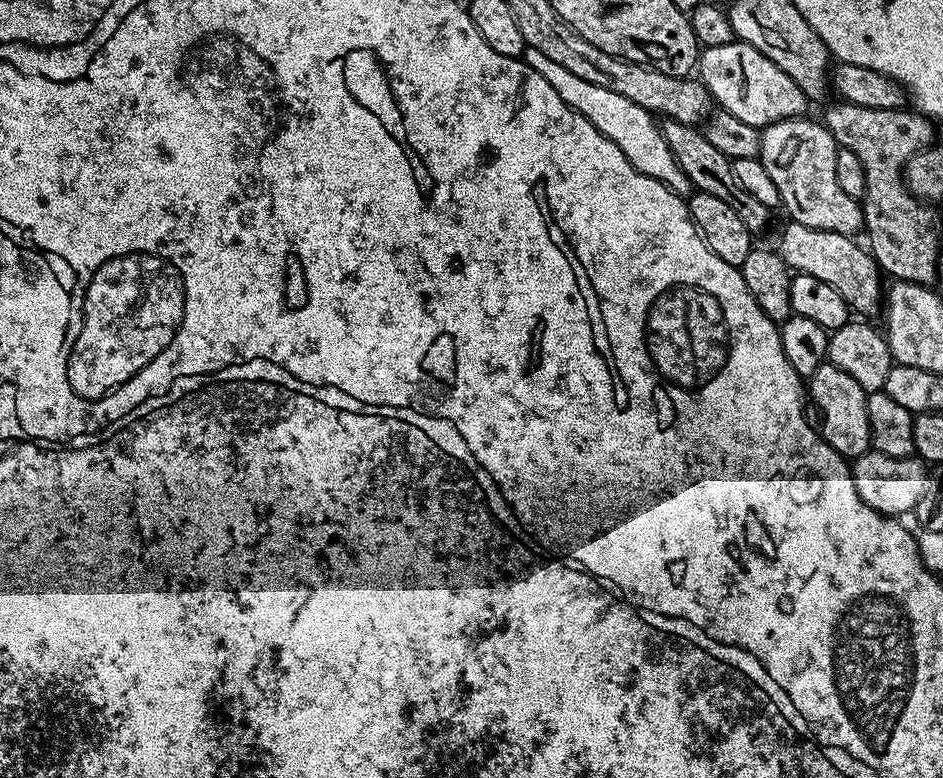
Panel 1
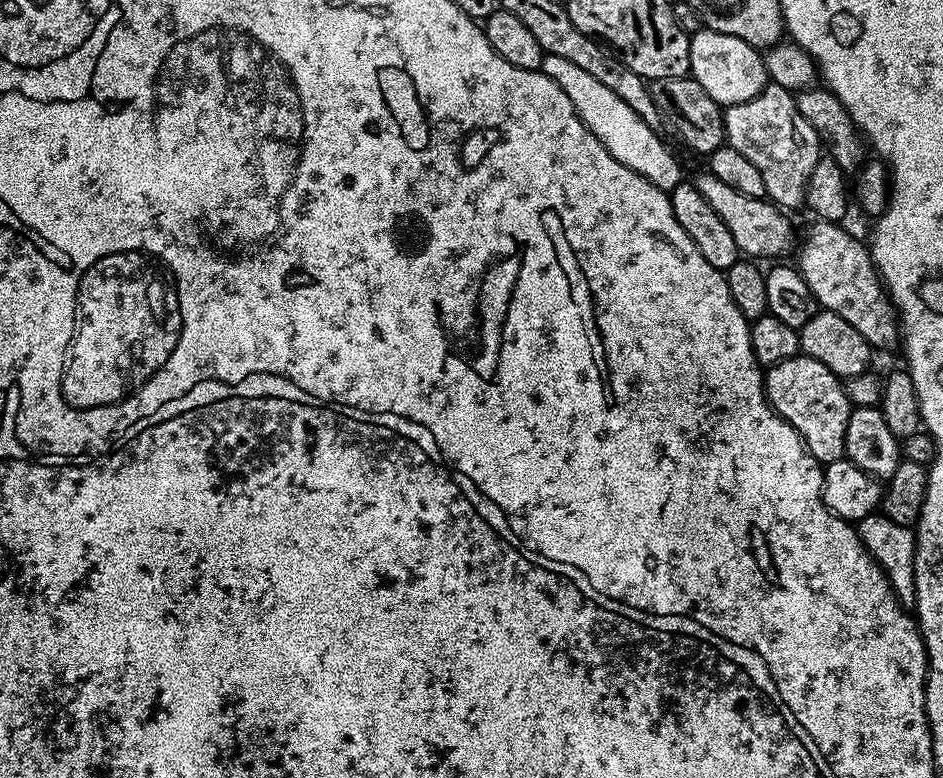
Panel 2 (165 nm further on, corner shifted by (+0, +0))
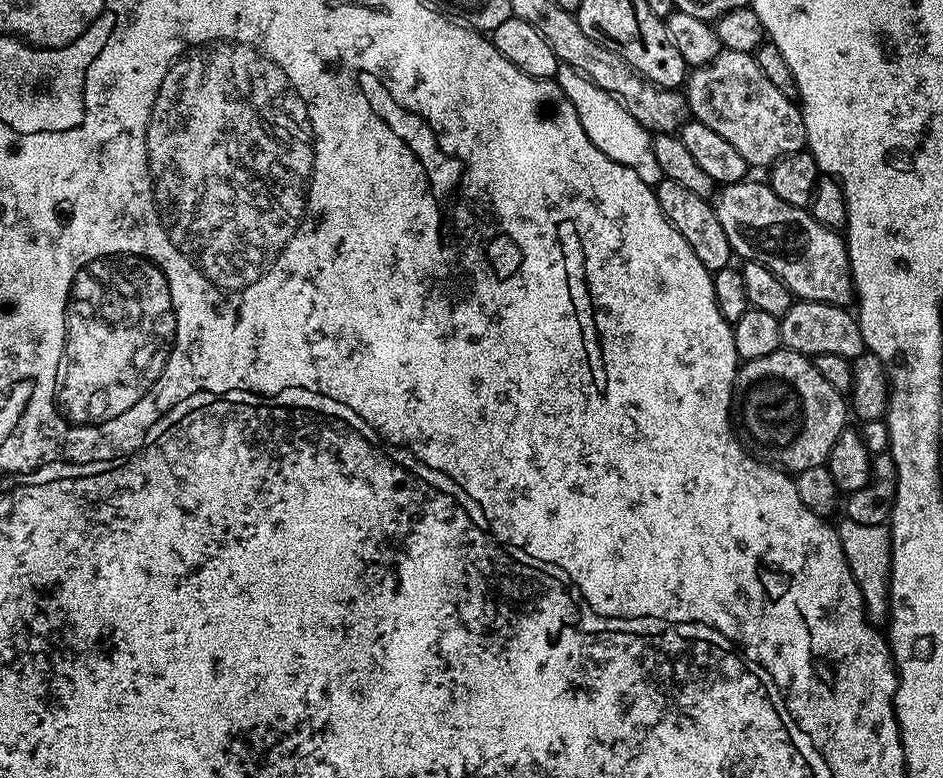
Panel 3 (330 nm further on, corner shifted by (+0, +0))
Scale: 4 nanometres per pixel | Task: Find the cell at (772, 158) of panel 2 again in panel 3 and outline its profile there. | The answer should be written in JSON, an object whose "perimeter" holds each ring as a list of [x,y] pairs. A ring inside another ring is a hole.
{"perimeter":[[[722,50],[711,62],[699,65],[687,77],[687,88],[689,113],[710,126],[710,130],[722,134],[753,169],[767,169],[780,157],[805,147],[804,118],[799,107],[762,74],[755,55]]]}

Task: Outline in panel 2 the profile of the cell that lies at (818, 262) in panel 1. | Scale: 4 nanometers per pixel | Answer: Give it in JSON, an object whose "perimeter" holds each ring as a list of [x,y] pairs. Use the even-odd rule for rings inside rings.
{"perimeter":[[[701,170],[694,177],[694,183],[698,194],[702,194],[702,198],[706,198],[706,202],[710,202],[714,214],[718,214],[718,218],[722,218],[722,222],[726,222],[734,242],[738,242],[738,250],[745,257],[755,258],[760,262],[772,259],[775,261],[777,258],[784,258],[784,255],[791,250],[792,243],[794,243],[794,248],[798,240],[798,232],[796,236],[795,230],[792,229],[792,220],[788,217],[791,215],[787,211],[781,210],[771,200],[767,198],[759,200],[750,198],[747,194],[741,194],[739,190],[726,186],[726,182],[714,178],[714,174],[707,170]]]}

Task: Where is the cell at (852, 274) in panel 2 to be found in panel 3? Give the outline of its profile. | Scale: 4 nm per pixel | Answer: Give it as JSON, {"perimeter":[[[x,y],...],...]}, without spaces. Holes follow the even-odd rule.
{"perimeter":[[[755,178],[723,185],[715,193],[714,207],[718,214],[718,222],[722,222],[722,230],[726,230],[726,238],[733,253],[739,259],[741,256],[741,261],[755,261],[766,266],[792,291],[793,297],[837,304],[839,308],[848,308],[853,303],[854,285],[852,271],[848,265],[848,246],[845,237],[835,228],[822,226],[822,222],[815,220],[808,208],[790,206],[790,202],[782,202],[782,198],[774,194],[767,182]]]}

